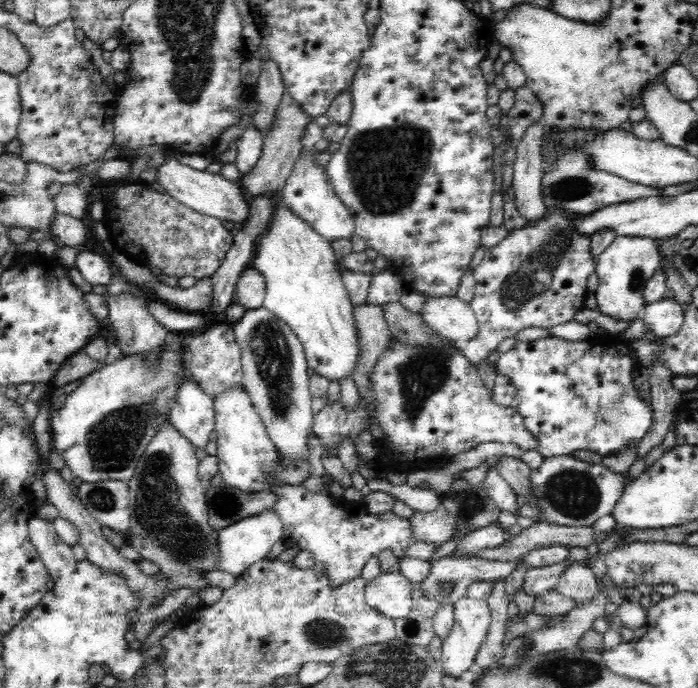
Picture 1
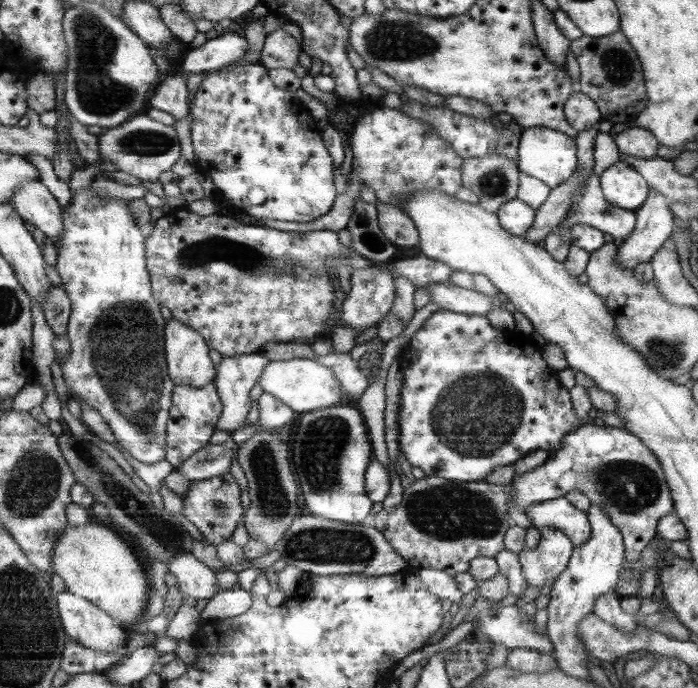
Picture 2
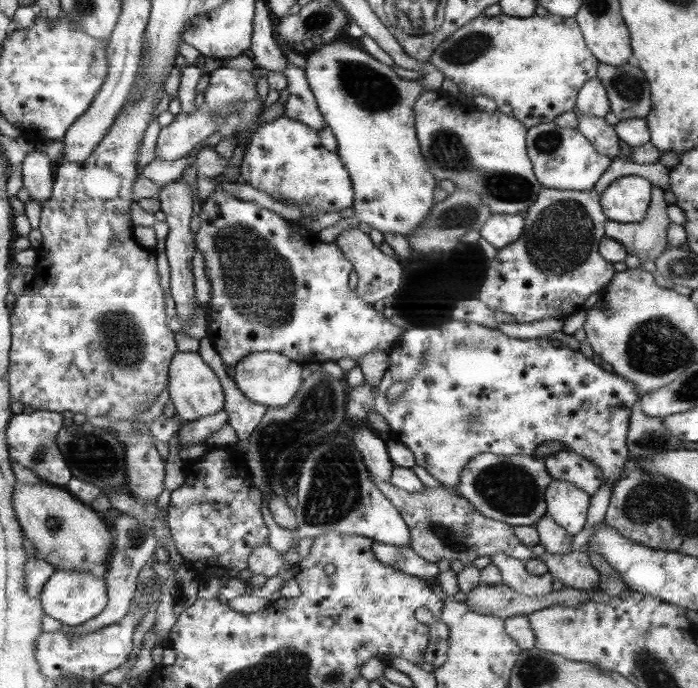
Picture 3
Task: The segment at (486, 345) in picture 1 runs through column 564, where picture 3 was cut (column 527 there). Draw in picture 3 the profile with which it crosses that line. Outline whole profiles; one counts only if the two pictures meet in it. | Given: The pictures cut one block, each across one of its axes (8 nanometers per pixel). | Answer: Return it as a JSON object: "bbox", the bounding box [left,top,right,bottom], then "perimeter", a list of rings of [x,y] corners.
{"bbox":[475,188,613,324],"perimeter":[[[542,188],[535,202],[526,208],[524,230],[518,242],[497,249],[497,254],[489,261],[486,276],[477,288],[475,299],[492,311],[499,310],[514,317],[515,323],[529,324],[543,318],[569,317],[577,312],[581,302],[589,294],[603,288],[607,280],[613,278],[613,266],[598,253],[598,244],[604,235],[607,216],[602,211],[600,194],[593,189],[584,191],[555,190]]]}

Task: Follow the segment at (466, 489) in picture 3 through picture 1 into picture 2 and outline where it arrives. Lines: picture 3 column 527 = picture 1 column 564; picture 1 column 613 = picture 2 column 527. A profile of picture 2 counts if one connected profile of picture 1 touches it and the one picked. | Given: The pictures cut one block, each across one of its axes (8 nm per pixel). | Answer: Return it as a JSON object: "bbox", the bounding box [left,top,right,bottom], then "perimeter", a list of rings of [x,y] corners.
{"bbox":[507,421,674,563],"perimeter":[[[591,421],[563,436],[559,450],[551,452],[543,464],[513,479],[507,486],[517,510],[564,497],[573,490],[581,491],[590,500],[590,506],[597,505],[619,529],[627,563],[639,558],[641,550],[653,539],[658,520],[674,512],[674,499],[658,457],[627,429],[600,427]]]}

